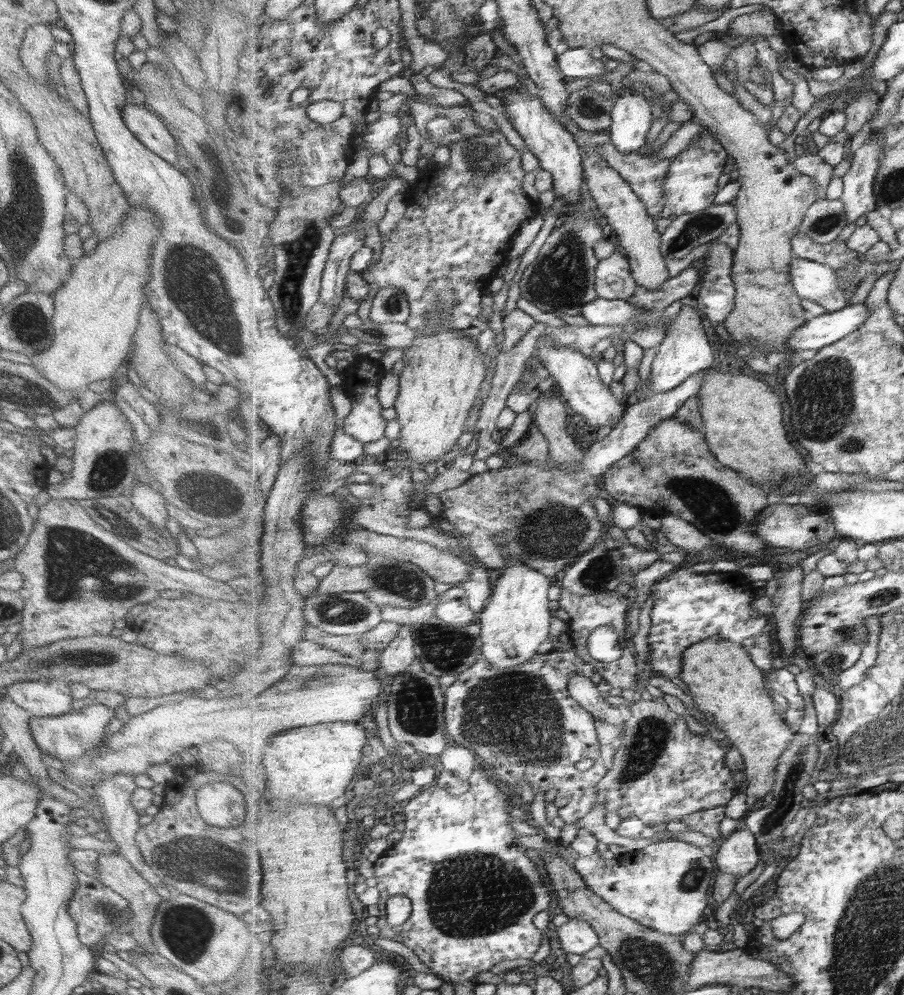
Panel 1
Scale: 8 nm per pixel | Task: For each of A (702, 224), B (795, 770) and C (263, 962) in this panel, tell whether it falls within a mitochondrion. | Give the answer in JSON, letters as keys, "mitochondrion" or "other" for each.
{"A":"mitochondrion","B":"mitochondrion","C":"other"}

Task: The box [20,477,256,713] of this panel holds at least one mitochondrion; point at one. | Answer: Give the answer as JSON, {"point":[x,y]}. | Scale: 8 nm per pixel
{"point":[70,557]}

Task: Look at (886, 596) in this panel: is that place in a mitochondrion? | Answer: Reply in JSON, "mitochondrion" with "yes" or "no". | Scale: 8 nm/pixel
{"mitochondrion":"yes"}

